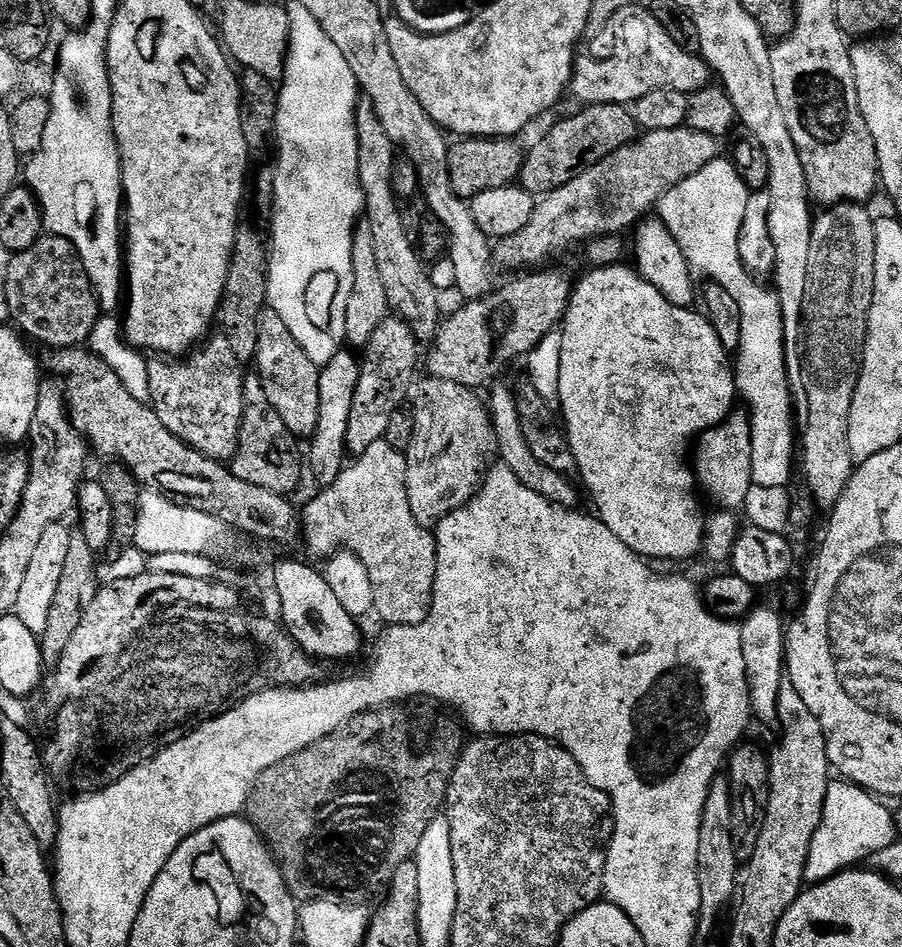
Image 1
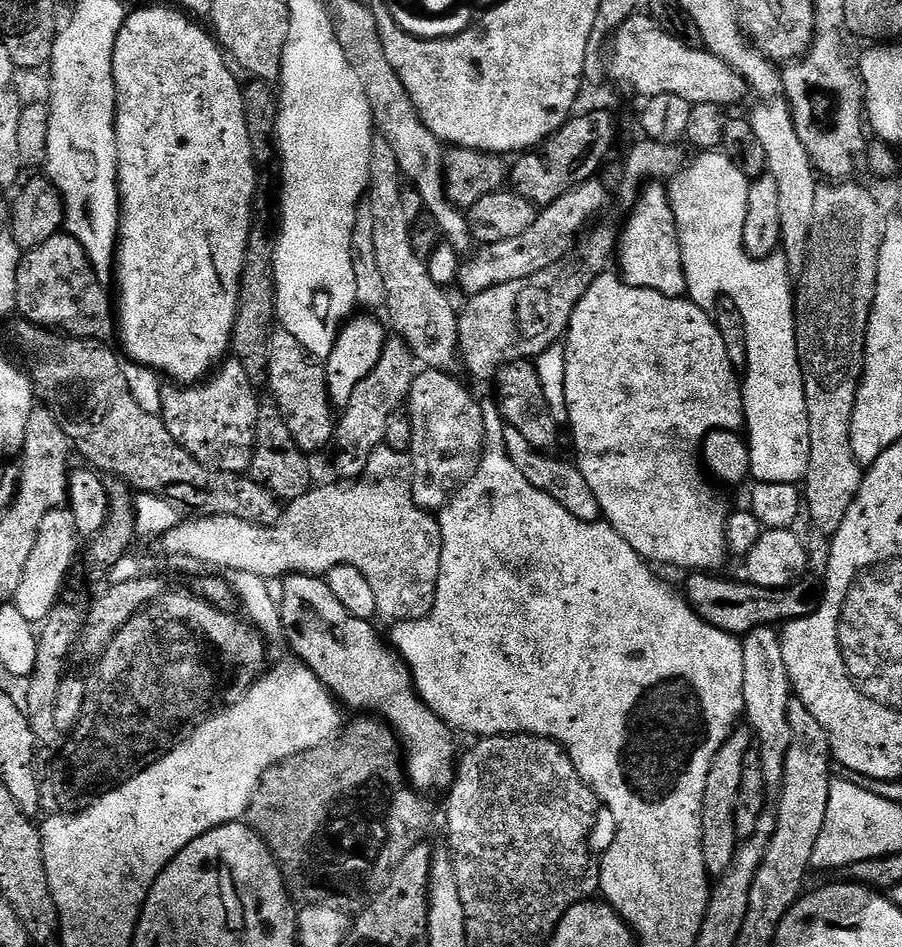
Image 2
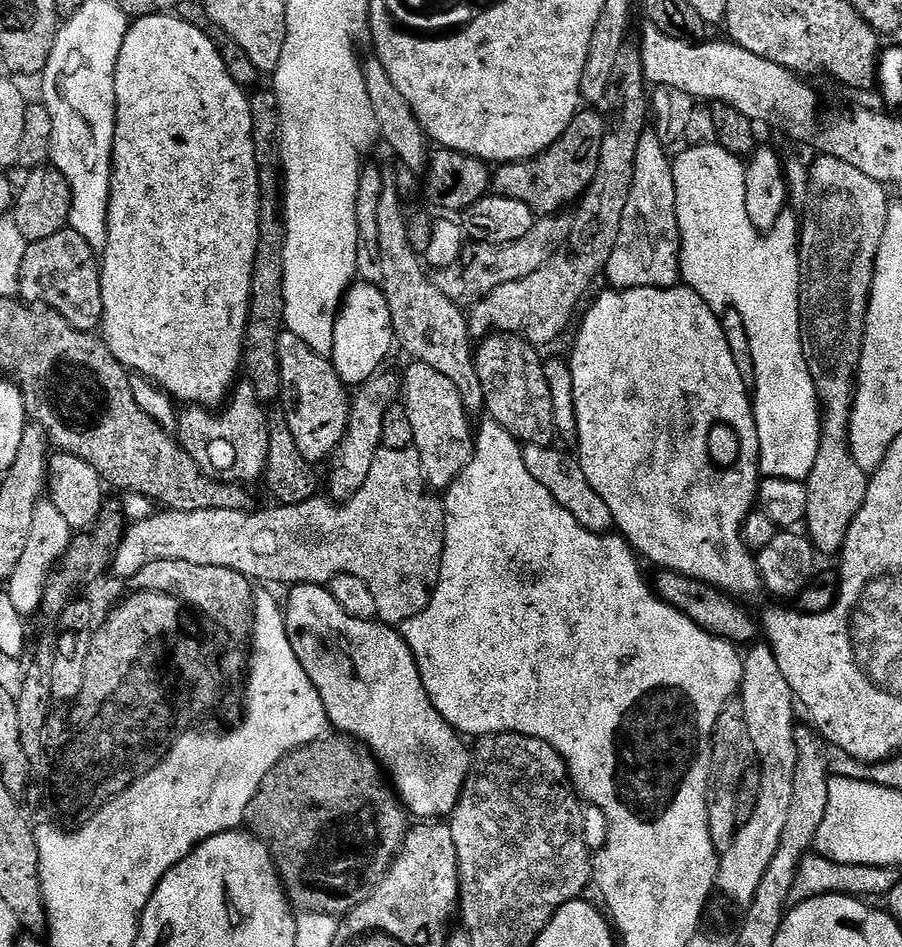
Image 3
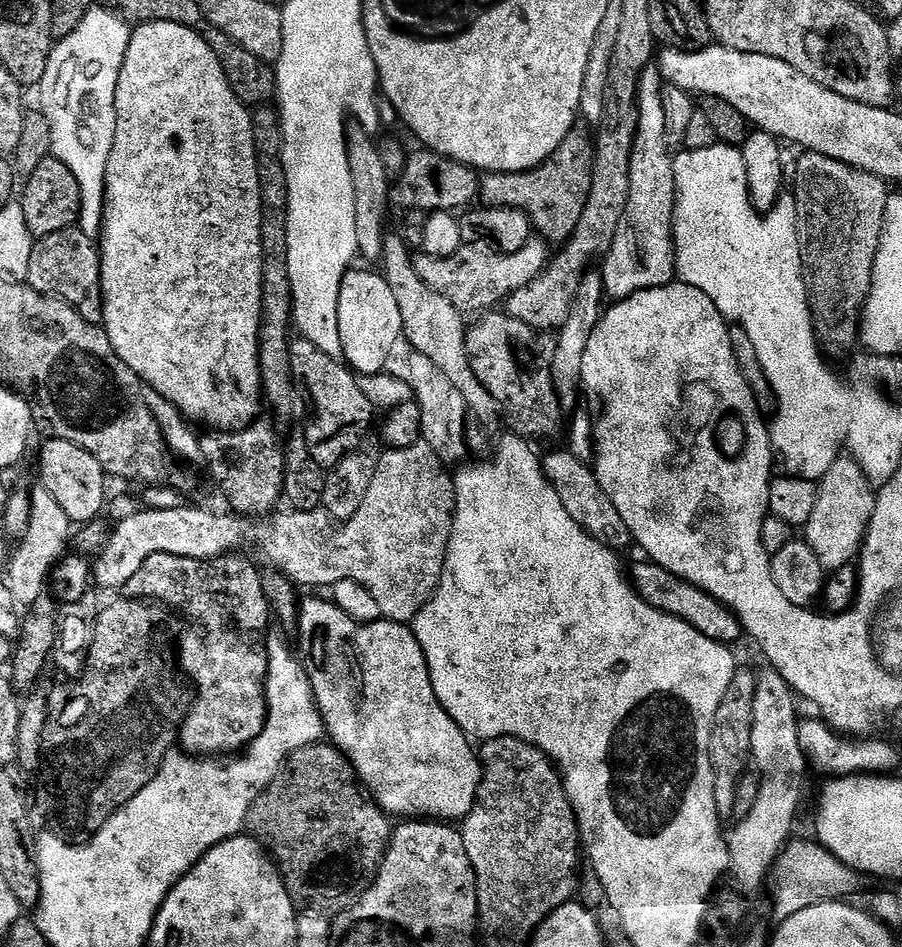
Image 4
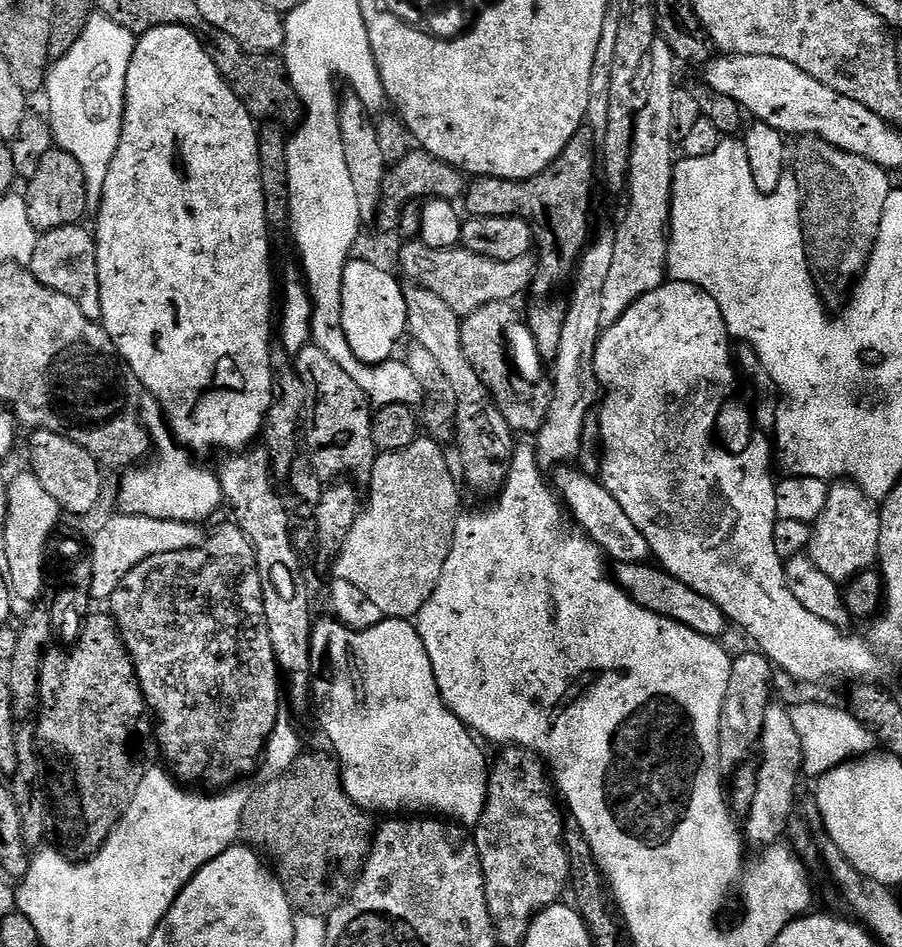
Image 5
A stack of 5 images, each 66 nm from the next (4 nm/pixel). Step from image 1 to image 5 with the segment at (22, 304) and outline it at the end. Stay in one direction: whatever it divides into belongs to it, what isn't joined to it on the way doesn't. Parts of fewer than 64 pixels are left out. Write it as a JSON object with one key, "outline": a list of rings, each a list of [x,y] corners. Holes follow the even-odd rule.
{"outline":[[[83,223],[70,226],[58,226],[49,232],[37,235],[34,246],[34,258],[30,271],[42,286],[50,286],[50,290],[58,290],[58,294],[66,294],[86,314],[86,318],[99,321],[102,314],[102,296],[98,286],[98,254],[96,253],[96,237],[91,231],[84,229]]]}

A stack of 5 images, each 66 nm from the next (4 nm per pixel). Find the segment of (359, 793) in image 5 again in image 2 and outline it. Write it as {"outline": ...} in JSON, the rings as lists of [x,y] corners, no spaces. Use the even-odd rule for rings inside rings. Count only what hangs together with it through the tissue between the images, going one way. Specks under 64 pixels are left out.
{"outline":[[[285,576],[284,593],[279,593],[278,603],[280,617],[282,618],[283,639],[288,639],[292,647],[291,655],[300,663],[305,664],[319,680],[328,687],[328,691],[336,697],[345,709],[357,708],[360,714],[375,714],[383,720],[393,732],[396,733],[401,745],[403,755],[406,757],[406,771],[413,788],[421,793],[436,792],[451,788],[452,781],[456,779],[458,764],[458,751],[453,729],[448,727],[430,706],[416,692],[416,683],[412,681],[412,671],[400,657],[400,653],[376,633],[375,623],[372,620],[354,618],[334,598],[327,579],[318,576]]]}

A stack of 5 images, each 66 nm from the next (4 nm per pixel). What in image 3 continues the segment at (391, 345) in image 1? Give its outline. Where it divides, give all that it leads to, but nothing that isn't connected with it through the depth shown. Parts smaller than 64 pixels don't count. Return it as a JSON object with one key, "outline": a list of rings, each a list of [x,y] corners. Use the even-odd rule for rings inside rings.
{"outline":[[[381,370],[371,376],[365,384],[359,385],[360,392],[351,399],[352,413],[346,434],[342,442],[331,454],[328,468],[328,484],[326,480],[326,492],[331,499],[337,502],[351,500],[362,486],[366,486],[366,478],[370,478],[370,470],[374,466],[374,458],[382,447],[382,422],[386,418],[388,409],[397,403],[402,392],[402,380],[399,375]]]}

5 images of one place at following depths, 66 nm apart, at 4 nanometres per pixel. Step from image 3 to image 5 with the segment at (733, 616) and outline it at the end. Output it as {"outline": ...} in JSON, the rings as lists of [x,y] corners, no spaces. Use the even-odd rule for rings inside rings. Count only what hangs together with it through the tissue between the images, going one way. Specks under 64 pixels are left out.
{"outline":[[[652,562],[643,564],[616,564],[614,570],[614,579],[619,586],[628,595],[634,603],[658,614],[662,618],[670,618],[690,630],[694,630],[704,637],[719,639],[728,627],[728,619],[720,607],[715,606],[714,602],[698,590],[690,590],[686,582],[671,576],[663,568]]]}

